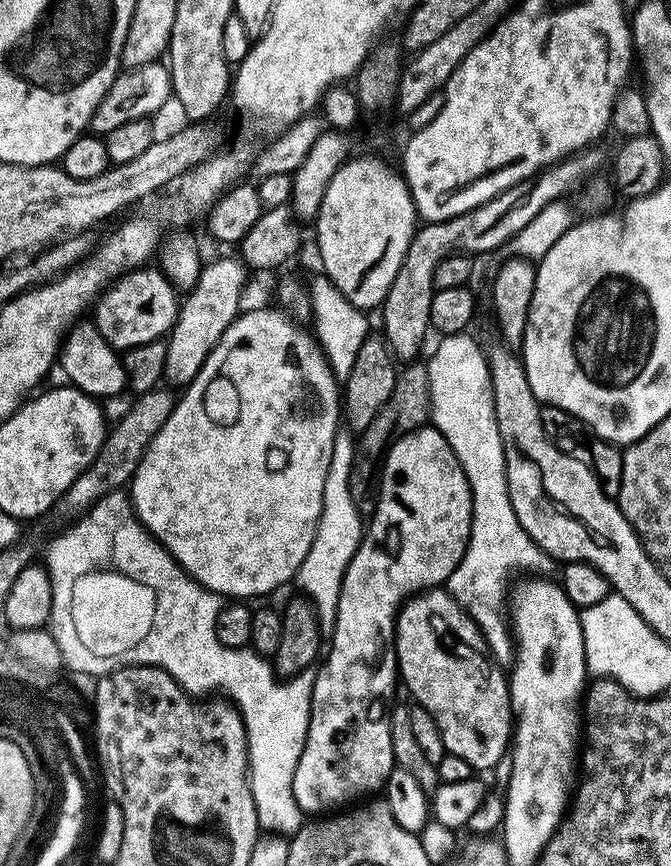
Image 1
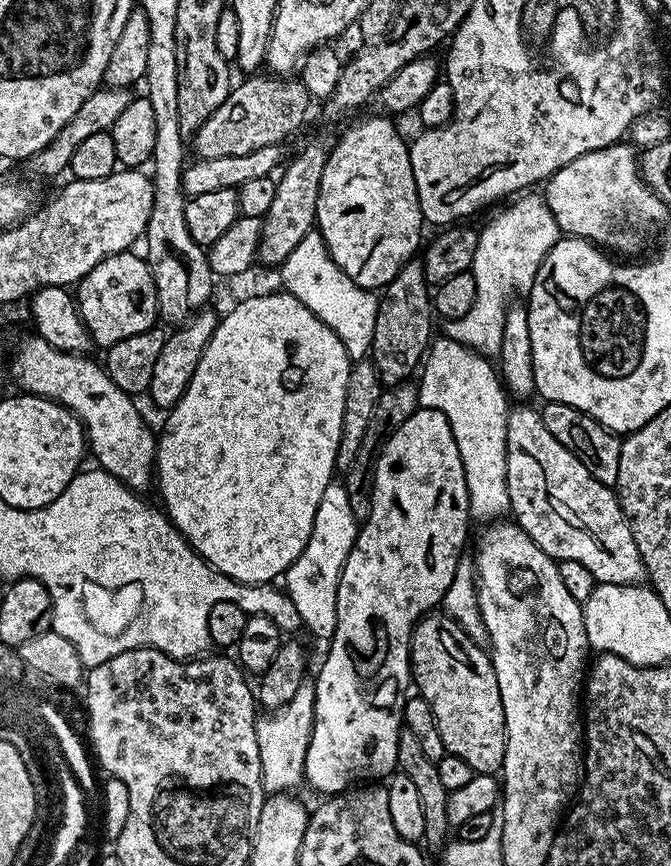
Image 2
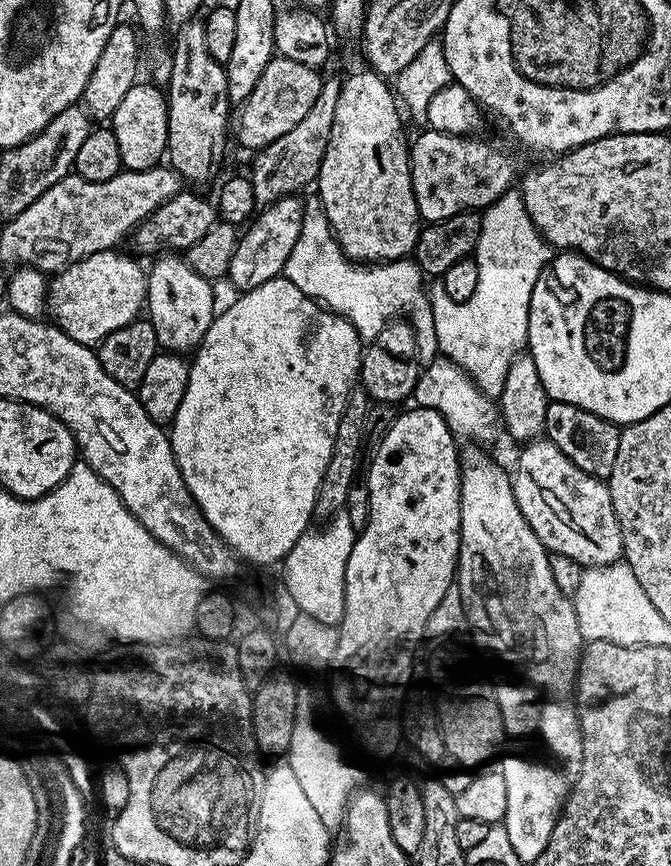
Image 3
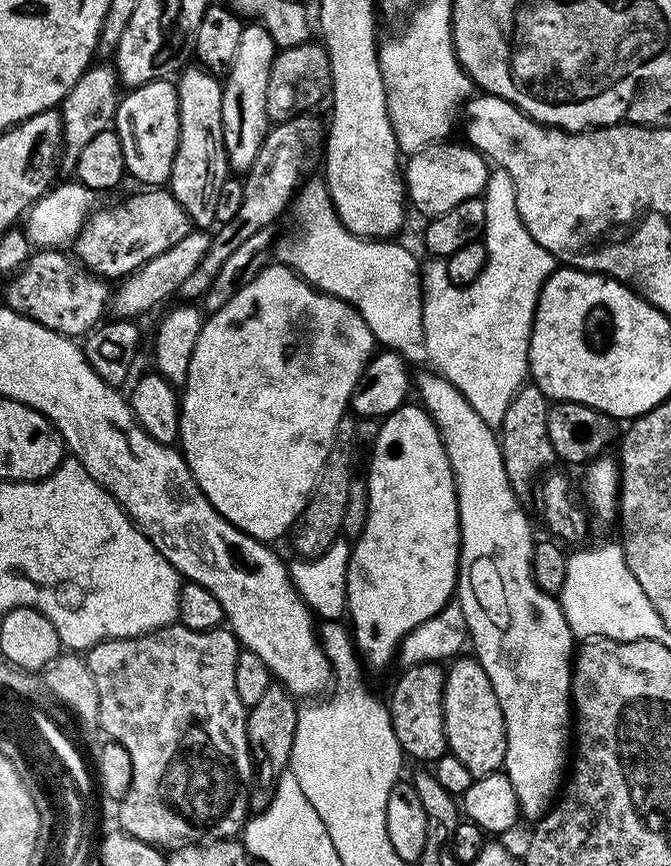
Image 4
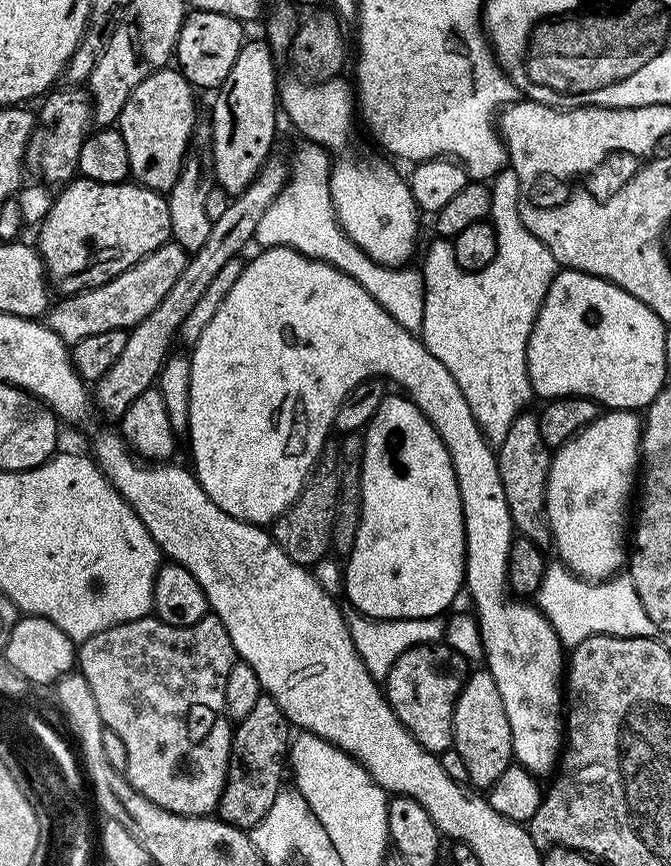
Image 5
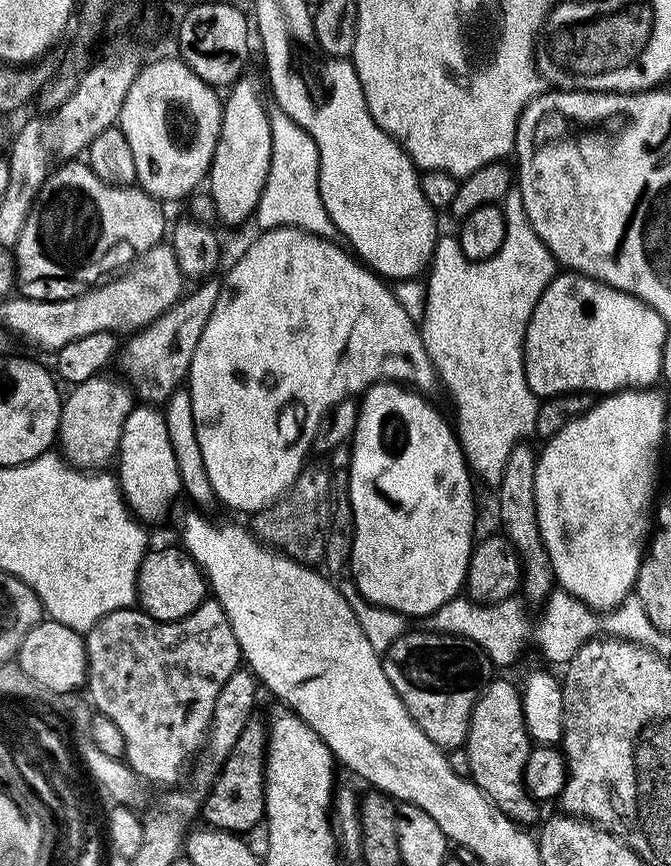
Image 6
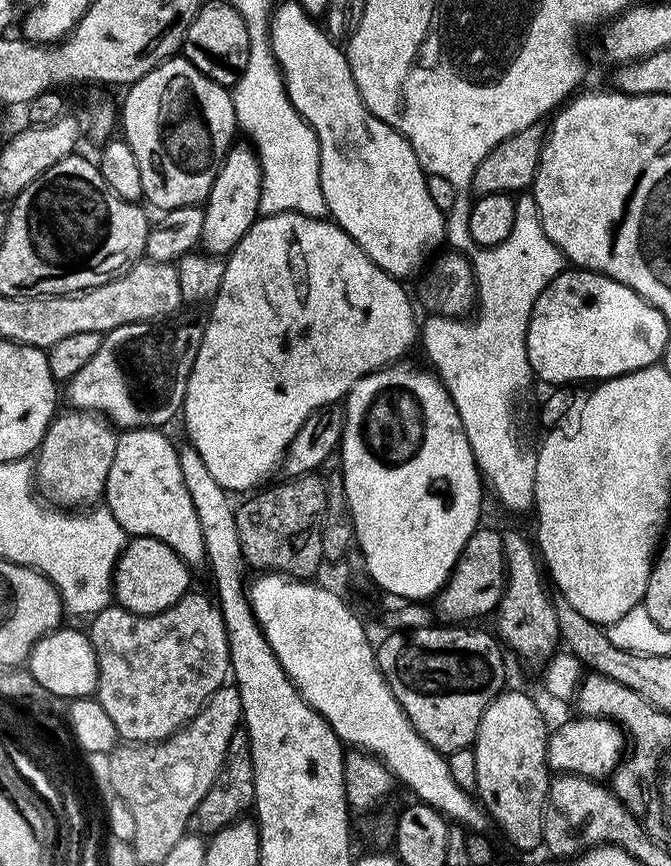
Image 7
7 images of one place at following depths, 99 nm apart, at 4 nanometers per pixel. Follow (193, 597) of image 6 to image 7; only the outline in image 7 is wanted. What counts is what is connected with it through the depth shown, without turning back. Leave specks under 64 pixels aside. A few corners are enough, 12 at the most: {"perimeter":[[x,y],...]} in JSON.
{"perimeter":[[149,536],[129,539],[112,577],[115,603],[136,616],[174,606],[190,565]]}

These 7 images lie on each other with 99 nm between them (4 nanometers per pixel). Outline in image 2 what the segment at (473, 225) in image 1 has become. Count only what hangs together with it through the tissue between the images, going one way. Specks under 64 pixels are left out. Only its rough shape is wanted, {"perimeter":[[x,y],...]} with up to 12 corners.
{"perimeter":[[423,263],[384,285],[370,359],[385,385],[405,383],[433,339]]}

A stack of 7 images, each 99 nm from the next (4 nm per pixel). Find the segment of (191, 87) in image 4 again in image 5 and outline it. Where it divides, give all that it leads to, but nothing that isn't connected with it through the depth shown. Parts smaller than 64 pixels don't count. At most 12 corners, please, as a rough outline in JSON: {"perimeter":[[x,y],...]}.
{"perimeter":[[200,122],[166,194],[172,240],[202,250],[216,175],[212,125]]}

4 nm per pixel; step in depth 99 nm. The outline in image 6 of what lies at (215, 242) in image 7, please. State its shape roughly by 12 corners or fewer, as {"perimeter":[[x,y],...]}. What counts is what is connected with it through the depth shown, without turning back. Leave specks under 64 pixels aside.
{"perimeter":[[259,82],[223,97],[206,190],[216,220],[253,219],[270,174]]}

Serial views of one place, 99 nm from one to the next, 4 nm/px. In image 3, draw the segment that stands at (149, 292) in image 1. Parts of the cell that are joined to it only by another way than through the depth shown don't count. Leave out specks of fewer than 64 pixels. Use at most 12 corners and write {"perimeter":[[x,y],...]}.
{"perimeter":[[120,250],[48,281],[46,312],[99,346],[138,319],[148,277]]}

